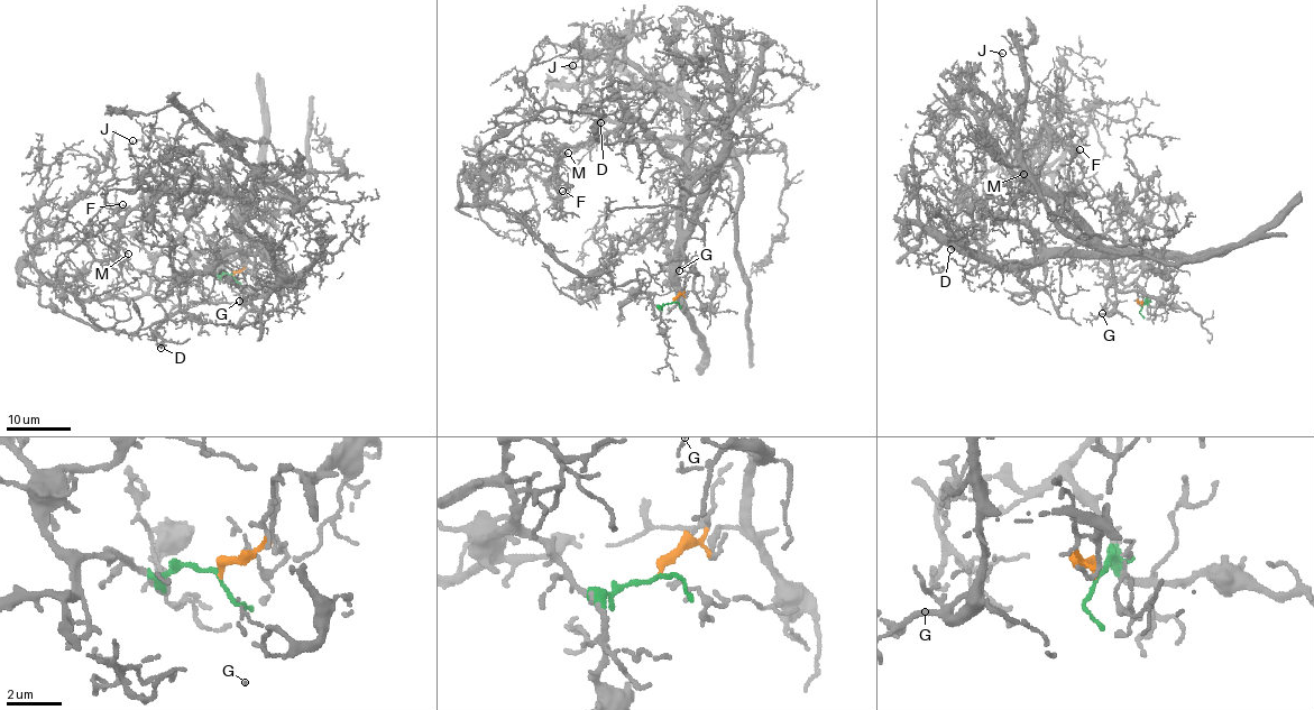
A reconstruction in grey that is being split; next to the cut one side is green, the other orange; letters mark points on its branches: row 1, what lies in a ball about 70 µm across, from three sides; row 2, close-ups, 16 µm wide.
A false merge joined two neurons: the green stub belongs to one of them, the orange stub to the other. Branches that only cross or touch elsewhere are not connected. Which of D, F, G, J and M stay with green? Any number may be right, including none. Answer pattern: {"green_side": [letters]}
{"green_side": []}

